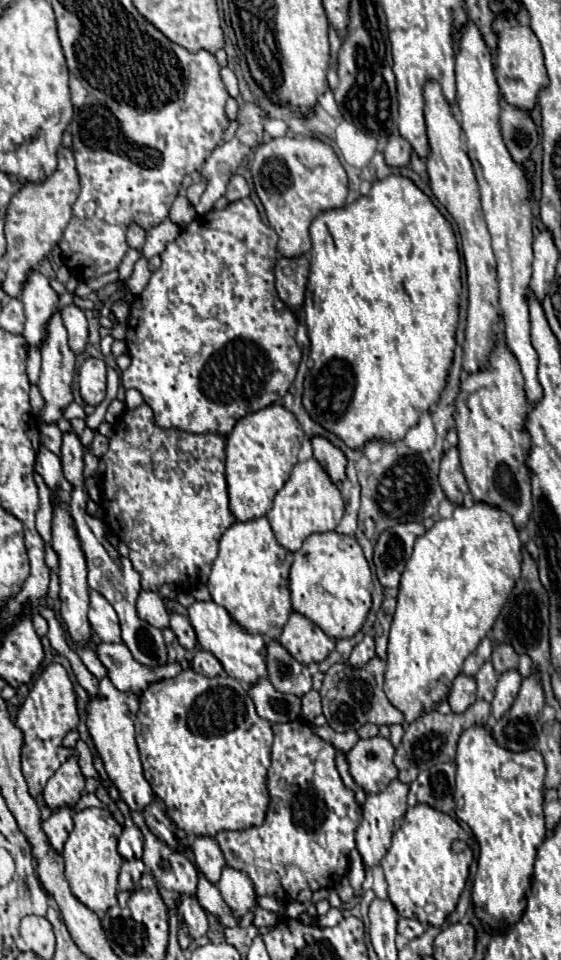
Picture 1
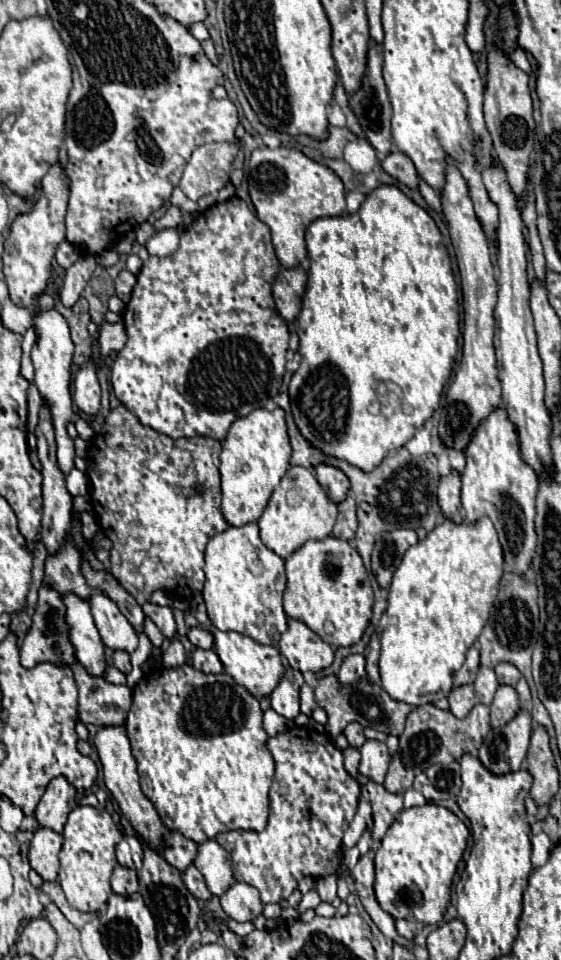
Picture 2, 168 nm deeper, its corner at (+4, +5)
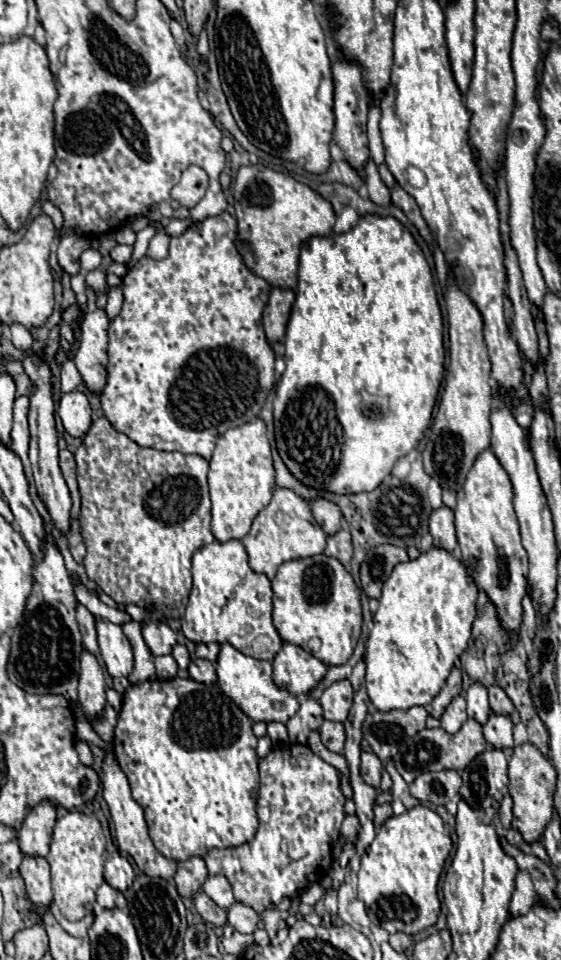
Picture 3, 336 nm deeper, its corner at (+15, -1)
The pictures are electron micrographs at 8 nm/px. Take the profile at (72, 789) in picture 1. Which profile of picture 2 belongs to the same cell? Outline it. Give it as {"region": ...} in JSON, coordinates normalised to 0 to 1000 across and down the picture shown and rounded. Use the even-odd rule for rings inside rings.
{"region":[[[98,809],[84,818],[84,824],[62,843],[62,853],[66,853],[70,861],[84,861],[98,868],[109,868],[112,859],[119,855],[119,849],[134,841],[137,841],[134,820],[127,820],[127,816],[119,816],[119,811]]]}

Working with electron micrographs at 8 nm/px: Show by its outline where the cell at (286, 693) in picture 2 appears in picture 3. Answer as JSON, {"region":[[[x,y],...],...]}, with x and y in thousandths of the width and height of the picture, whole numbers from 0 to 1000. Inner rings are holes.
{"region":[[[481,751],[478,753],[478,766],[481,766],[485,774],[510,774],[513,772],[513,759],[506,753]]]}

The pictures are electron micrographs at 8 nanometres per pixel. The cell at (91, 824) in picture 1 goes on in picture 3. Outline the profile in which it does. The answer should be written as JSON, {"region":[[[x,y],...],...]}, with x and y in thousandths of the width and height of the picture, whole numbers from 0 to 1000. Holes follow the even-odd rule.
{"region":[[[121,845],[114,851],[100,855],[89,889],[82,897],[93,905],[93,928],[96,941],[103,943],[107,951],[121,959],[139,959],[164,951],[171,939],[171,926],[185,918],[185,886],[189,874],[182,868],[182,859],[168,849],[153,849],[143,845]]]}

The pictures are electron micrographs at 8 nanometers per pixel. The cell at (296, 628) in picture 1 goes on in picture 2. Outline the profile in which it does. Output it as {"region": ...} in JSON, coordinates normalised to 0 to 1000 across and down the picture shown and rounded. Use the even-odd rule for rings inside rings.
{"region":[[[515,645],[515,655],[497,668],[497,678],[512,686],[515,695],[537,701],[569,701],[594,691],[590,672],[583,672],[565,659],[529,645]]]}

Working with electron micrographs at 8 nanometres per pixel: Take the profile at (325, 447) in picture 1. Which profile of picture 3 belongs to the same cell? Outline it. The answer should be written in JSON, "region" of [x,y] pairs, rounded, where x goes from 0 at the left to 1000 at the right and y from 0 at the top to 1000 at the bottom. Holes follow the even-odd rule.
{"region":[[[556,520],[553,528],[556,528],[560,541],[578,551],[581,557],[592,557],[606,551],[610,534],[606,534],[606,528],[595,522],[588,522],[588,520]]]}

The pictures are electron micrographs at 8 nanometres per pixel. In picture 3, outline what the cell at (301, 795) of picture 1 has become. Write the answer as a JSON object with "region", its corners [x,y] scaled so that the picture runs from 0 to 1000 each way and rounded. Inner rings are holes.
{"region":[[[506,774],[485,778],[485,782],[463,791],[463,830],[456,839],[463,861],[446,878],[406,882],[406,884],[374,884],[364,893],[371,909],[396,909],[417,926],[421,939],[449,945],[456,951],[467,951],[481,943],[496,943],[503,934],[520,934],[528,928],[545,926],[556,920],[570,920],[578,907],[585,911],[592,901],[592,880],[606,872],[606,861],[617,851],[613,847],[613,826],[606,822],[606,803],[570,791],[549,776]]]}

